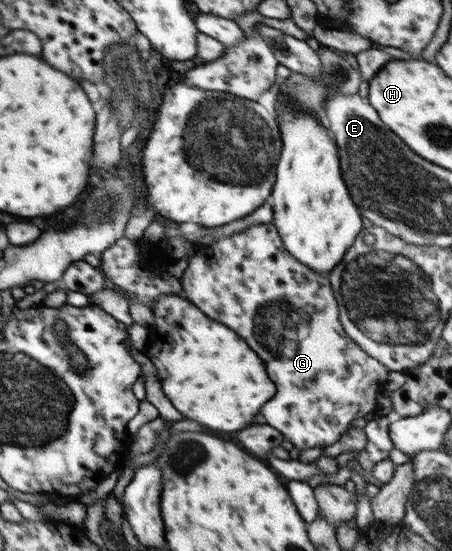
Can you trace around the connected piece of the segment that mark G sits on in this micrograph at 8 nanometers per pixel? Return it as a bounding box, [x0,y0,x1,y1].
[180,224,389,450]

